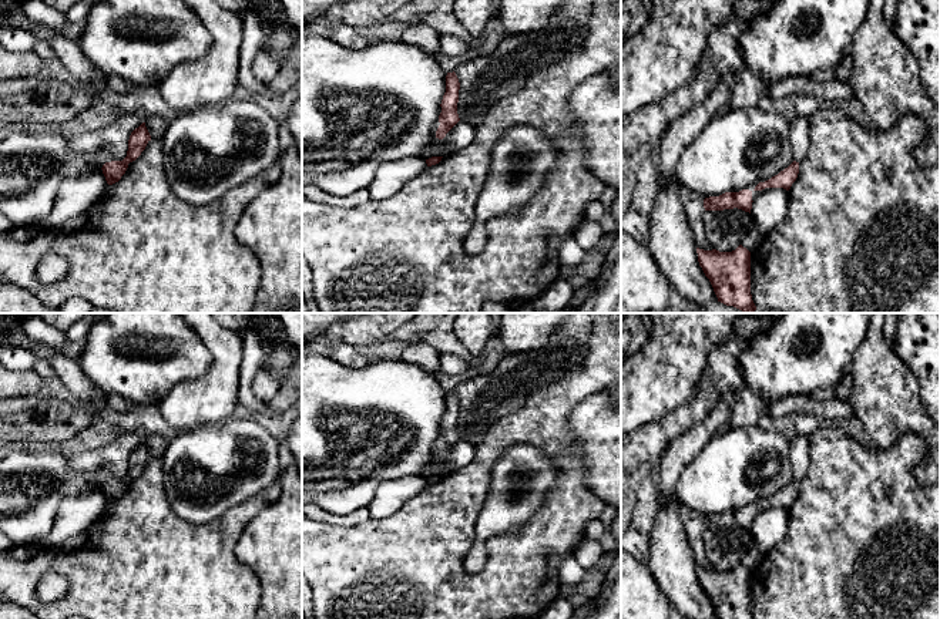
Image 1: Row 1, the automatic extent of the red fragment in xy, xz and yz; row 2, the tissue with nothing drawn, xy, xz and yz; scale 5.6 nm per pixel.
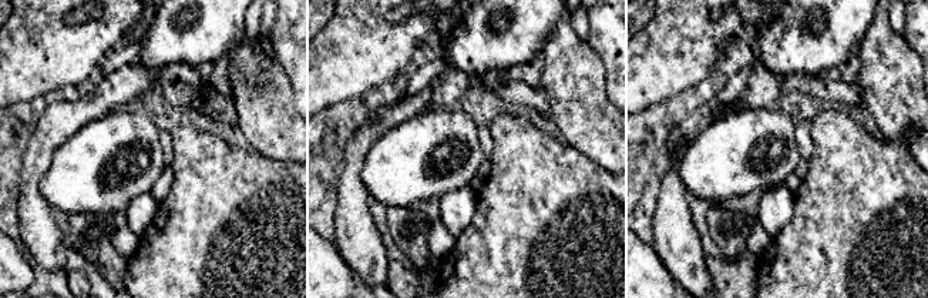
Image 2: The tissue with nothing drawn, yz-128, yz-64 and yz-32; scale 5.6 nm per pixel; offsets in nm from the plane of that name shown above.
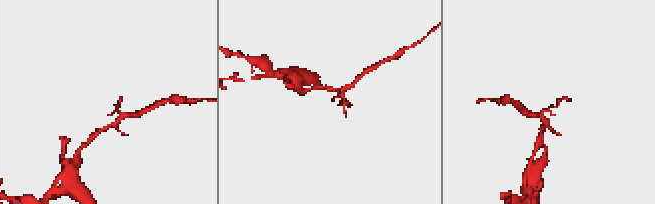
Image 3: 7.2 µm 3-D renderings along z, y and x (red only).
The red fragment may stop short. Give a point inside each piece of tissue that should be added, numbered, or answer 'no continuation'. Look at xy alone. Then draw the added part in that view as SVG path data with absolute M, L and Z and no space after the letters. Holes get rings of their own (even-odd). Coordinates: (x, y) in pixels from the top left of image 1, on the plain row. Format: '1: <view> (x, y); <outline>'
no continuation

